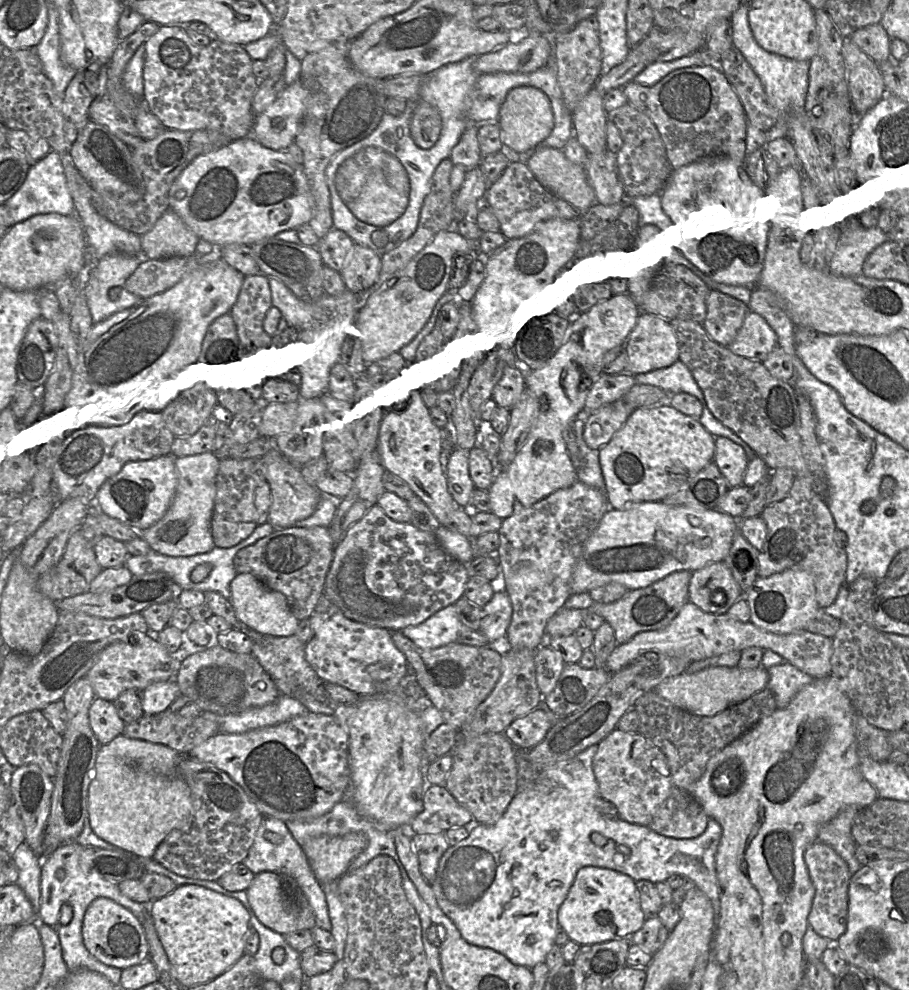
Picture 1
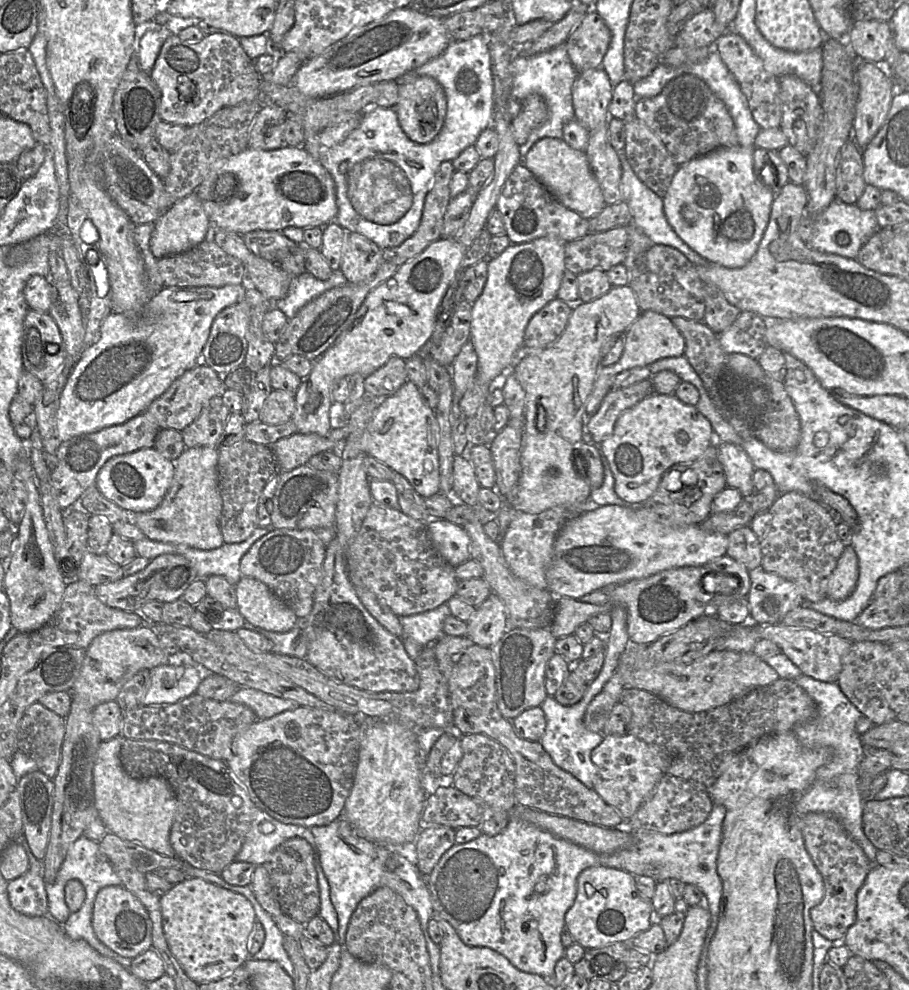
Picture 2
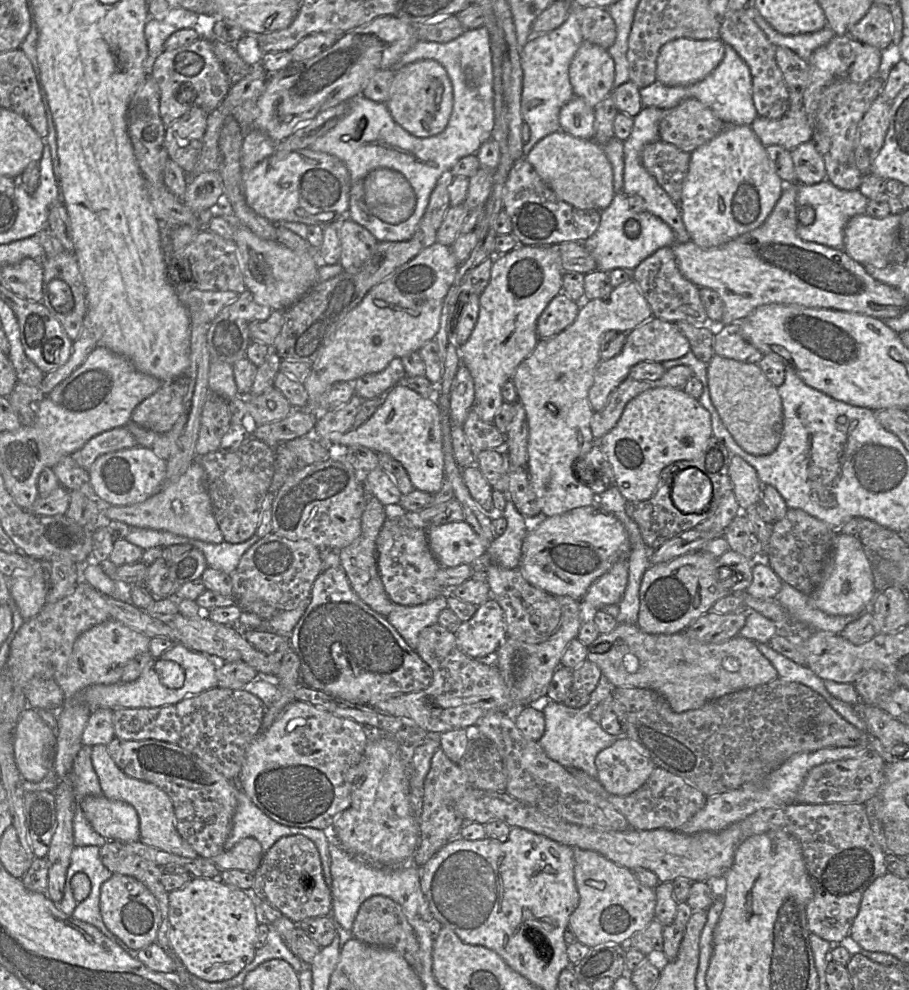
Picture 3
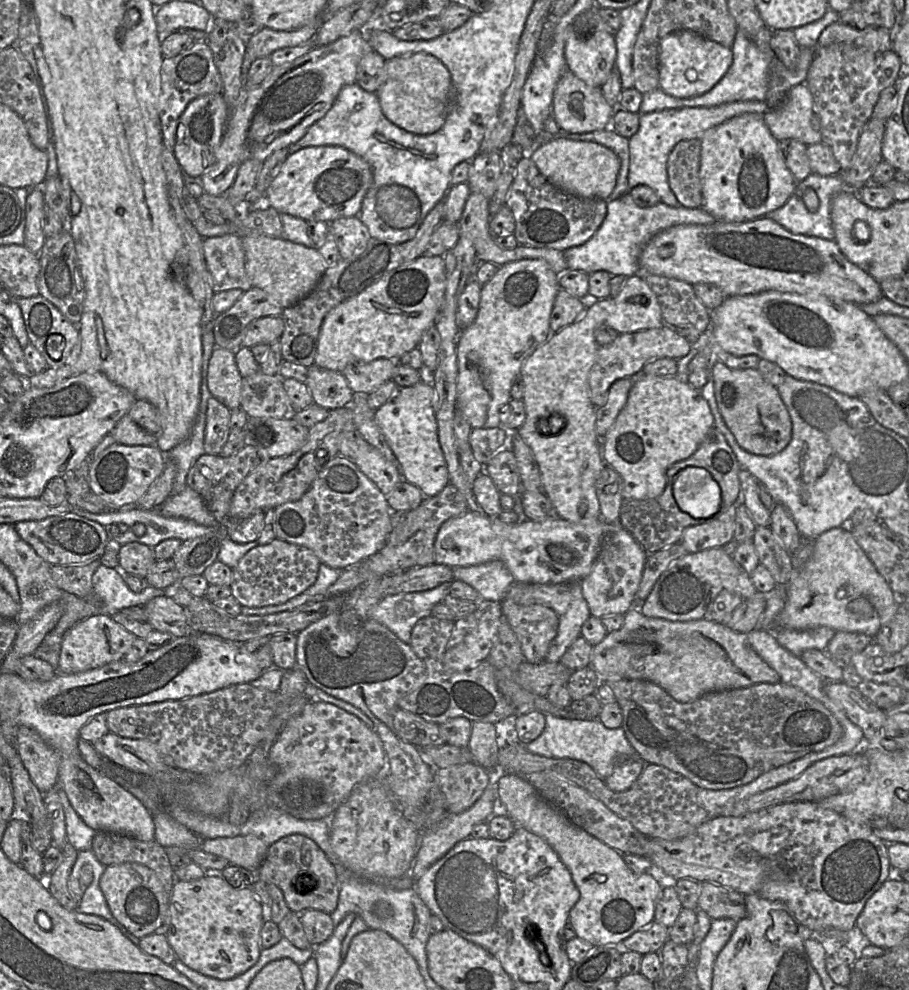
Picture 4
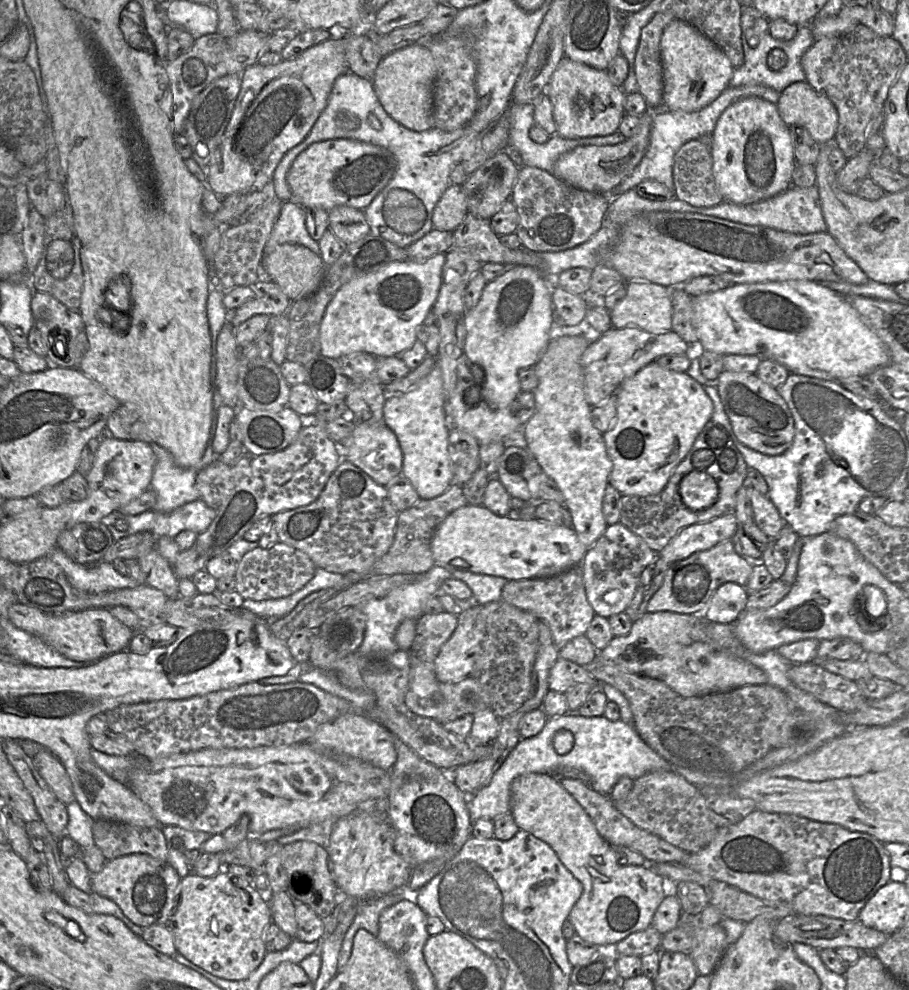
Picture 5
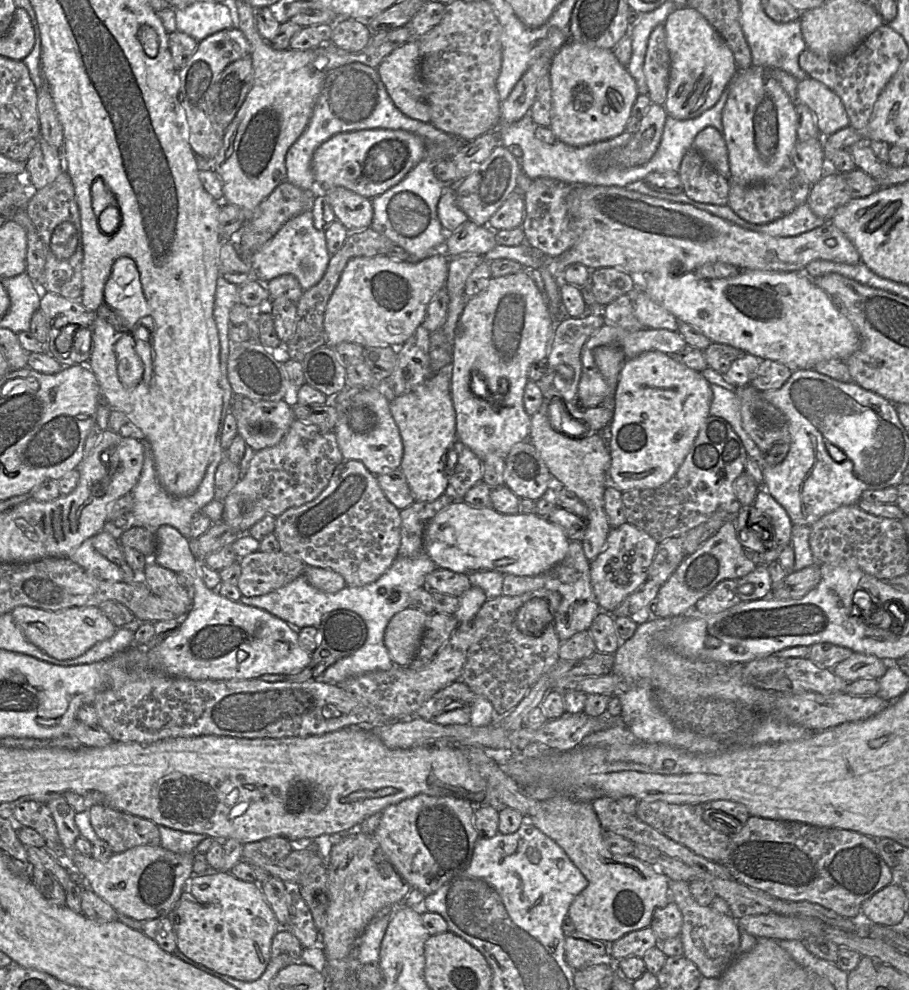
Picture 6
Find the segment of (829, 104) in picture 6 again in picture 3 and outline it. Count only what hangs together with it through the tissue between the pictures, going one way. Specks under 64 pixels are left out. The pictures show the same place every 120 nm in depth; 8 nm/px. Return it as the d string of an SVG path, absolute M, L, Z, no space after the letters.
M804 108L789 110L779 119L761 116L751 124L754 133L765 146L779 145L794 150L813 139L814 126Z

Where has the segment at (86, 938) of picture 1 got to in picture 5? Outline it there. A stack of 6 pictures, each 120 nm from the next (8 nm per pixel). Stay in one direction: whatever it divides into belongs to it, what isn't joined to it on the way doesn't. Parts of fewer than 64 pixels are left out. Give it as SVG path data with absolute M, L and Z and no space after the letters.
M134 853L106 861L98 873L91 874L91 890L115 902L130 921L145 928L152 924L167 924L181 879L167 861Z

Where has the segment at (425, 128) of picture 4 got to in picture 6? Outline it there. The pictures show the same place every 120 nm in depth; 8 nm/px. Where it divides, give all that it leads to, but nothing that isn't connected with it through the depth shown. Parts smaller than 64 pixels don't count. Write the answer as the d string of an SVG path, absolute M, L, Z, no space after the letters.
M418 38L393 50L377 67L378 74L395 106L406 116L422 123L430 122L430 110L425 99L425 89L420 75Z

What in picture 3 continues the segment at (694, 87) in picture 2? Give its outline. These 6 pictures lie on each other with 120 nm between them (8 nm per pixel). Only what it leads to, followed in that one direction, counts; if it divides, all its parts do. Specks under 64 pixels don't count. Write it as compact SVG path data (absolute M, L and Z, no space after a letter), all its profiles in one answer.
M690 98L664 111L659 124L659 137L665 143L692 153L726 127L726 123L708 106Z

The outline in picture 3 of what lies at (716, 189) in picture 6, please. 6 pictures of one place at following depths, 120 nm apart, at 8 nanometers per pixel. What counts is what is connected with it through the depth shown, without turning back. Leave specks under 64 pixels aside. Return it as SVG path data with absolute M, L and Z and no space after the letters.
M662 140L647 144L641 154L642 164L676 204L681 201L691 153Z

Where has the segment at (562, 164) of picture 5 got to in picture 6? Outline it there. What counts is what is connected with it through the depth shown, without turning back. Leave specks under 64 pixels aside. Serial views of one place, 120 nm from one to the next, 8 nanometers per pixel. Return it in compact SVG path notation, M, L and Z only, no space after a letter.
M651 103L630 141L625 146L595 158L594 168L599 171L609 168L628 169L648 162L659 146L667 116L663 105Z

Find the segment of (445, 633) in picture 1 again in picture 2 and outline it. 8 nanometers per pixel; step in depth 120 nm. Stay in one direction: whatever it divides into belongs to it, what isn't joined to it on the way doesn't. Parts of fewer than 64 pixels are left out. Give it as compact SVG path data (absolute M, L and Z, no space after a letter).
M448 603L419 614L398 616L402 625L402 641L408 655L413 659L420 655L425 646L429 646L444 635L444 620L452 615Z

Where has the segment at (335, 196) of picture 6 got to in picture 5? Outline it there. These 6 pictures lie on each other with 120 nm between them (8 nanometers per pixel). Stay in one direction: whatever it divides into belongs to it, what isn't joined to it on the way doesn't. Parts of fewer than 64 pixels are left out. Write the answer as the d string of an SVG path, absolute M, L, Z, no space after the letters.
M336 206L328 211L329 229L344 246L360 240L370 233L364 210L349 206Z

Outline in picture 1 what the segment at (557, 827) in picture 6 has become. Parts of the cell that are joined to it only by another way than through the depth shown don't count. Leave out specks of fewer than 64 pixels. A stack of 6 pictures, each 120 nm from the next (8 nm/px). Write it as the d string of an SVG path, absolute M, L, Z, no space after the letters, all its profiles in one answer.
M585 866L578 870L558 910L559 927L564 928L570 940L580 945L631 938L646 919L636 881L622 872L596 866Z

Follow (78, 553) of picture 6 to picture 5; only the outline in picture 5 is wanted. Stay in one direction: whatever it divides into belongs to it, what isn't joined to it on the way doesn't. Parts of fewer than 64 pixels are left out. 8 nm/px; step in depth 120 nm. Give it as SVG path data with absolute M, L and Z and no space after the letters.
M55 548L47 557L63 569L73 587L88 593L100 593L139 586L132 578L119 574L112 563L78 564L58 548Z

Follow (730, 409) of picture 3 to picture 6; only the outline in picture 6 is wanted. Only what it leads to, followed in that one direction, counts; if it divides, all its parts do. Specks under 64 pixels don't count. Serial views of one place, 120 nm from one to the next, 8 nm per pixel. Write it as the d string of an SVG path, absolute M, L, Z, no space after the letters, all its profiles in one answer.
M751 384L736 387L734 390L740 400L744 430L757 444L767 464L777 465L781 463L786 458L791 446L791 435L787 417L781 410L765 400L761 392Z

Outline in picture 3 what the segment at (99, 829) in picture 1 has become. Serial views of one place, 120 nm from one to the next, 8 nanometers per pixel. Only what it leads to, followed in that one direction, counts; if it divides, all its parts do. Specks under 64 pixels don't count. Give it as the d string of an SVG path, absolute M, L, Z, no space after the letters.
M106 745L91 747L91 760L98 776L102 795L108 799L124 801L132 805L139 816L139 842L186 858L195 858L197 853L176 829L173 803L168 794L157 785L132 778L125 774L110 756Z

